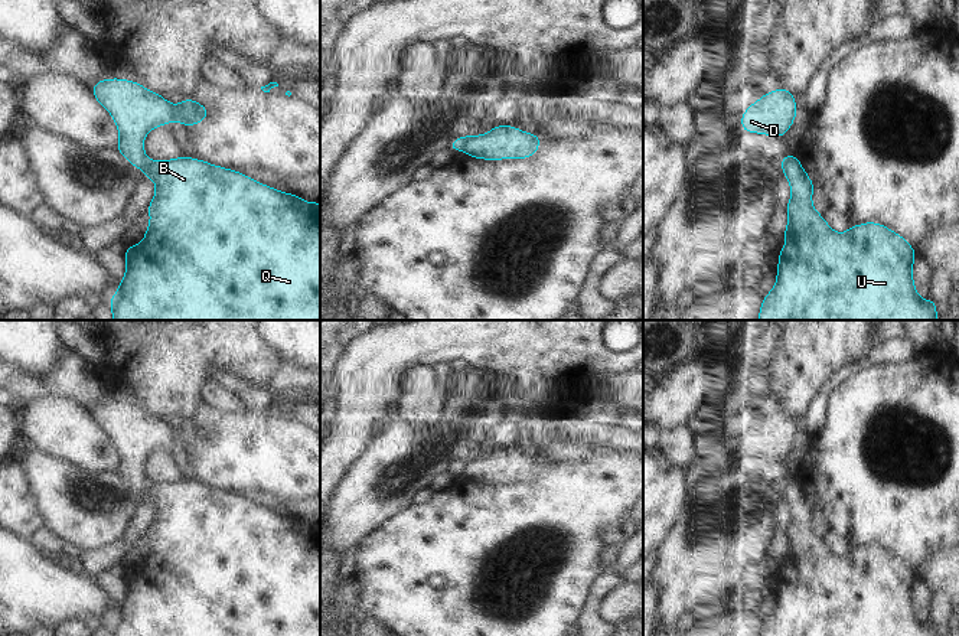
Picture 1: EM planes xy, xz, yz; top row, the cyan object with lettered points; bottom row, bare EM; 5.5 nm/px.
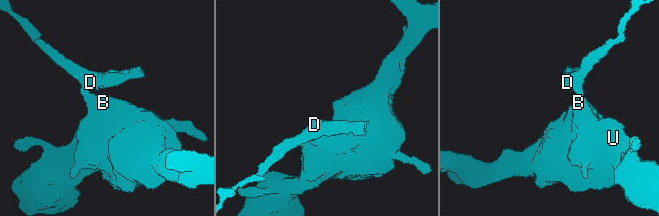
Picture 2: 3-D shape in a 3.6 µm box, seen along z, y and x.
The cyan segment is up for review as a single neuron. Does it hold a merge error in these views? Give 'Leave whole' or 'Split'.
Split

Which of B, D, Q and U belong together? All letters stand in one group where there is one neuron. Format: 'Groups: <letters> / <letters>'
Groups: B Q U / D

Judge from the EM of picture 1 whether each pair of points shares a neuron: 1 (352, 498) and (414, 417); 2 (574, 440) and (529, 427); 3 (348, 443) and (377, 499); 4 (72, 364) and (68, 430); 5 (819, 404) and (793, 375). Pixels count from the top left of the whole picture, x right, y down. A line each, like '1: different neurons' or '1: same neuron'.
1: different neurons
2: same neuron
3: different neurons
4: different neurons
5: different neurons

